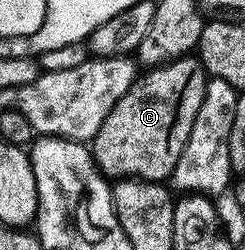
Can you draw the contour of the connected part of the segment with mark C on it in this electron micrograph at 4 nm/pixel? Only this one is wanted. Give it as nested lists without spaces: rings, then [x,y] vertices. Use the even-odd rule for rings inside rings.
[[[194,54],[143,71],[94,135],[94,163],[103,176],[169,181],[176,162],[180,162],[180,154],[184,154],[184,146],[188,146],[192,122],[196,122],[196,114],[200,114],[207,79],[206,67]]]

